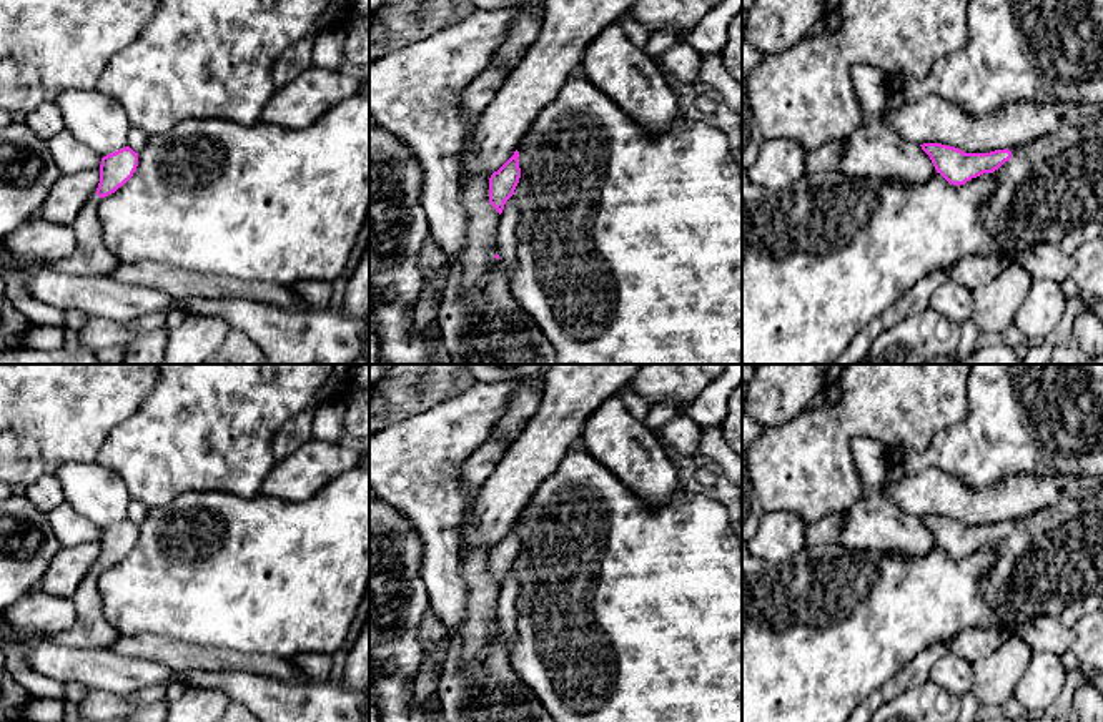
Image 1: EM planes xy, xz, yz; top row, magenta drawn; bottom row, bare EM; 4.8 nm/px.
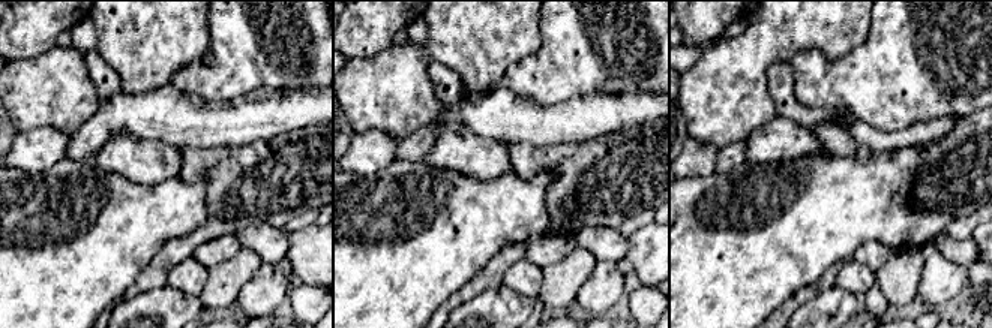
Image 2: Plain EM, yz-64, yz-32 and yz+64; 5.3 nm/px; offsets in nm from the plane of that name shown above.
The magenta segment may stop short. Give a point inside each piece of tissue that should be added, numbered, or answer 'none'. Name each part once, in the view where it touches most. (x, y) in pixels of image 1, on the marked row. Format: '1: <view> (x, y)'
1: yz (1050, 187)

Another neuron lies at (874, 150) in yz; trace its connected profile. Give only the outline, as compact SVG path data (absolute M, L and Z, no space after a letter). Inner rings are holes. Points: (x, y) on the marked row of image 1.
M863 120L845 138L838 170L852 178L882 178L915 186L935 176L937 170L920 145L903 140L880 120Z

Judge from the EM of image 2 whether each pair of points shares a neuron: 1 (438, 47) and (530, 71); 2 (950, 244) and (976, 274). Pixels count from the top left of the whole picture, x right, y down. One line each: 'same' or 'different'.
1: different
2: different

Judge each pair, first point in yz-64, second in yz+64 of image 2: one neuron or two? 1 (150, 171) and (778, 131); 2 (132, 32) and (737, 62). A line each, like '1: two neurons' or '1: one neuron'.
1: one neuron
2: one neuron

